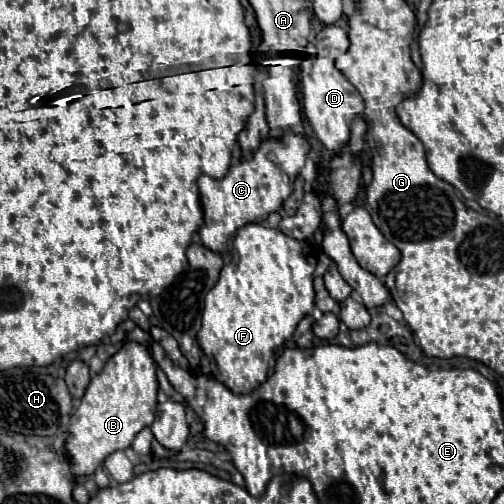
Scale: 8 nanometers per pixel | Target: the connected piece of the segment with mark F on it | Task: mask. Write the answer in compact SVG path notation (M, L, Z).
M257 222L239 228L233 244L233 262L223 266L217 284L207 292L203 326L197 332L203 352L217 364L219 376L215 378L231 388L231 392L243 394L257 388L267 378L275 352L293 336L299 320L313 312L313 273L316 264L317 257L308 241L289 238L281 230L265 228Z

